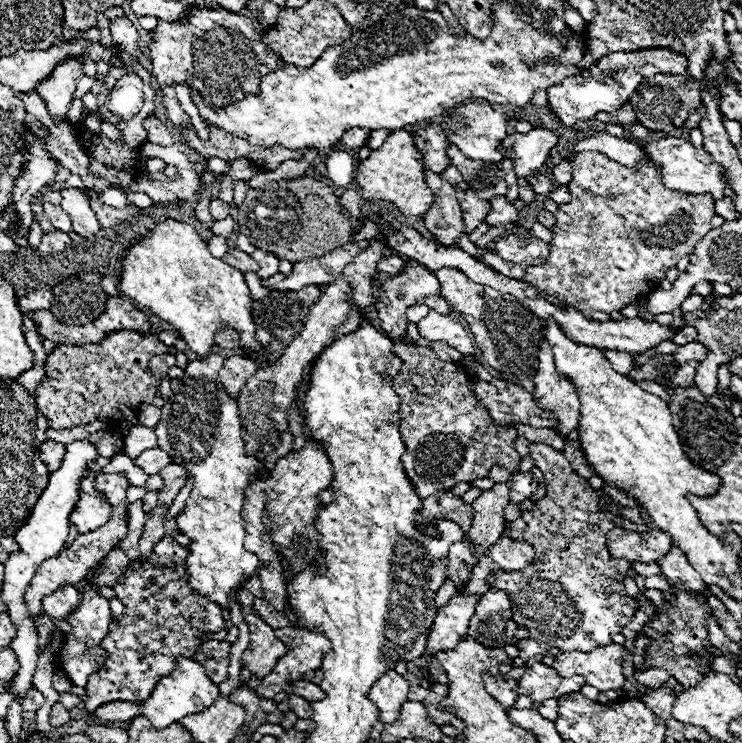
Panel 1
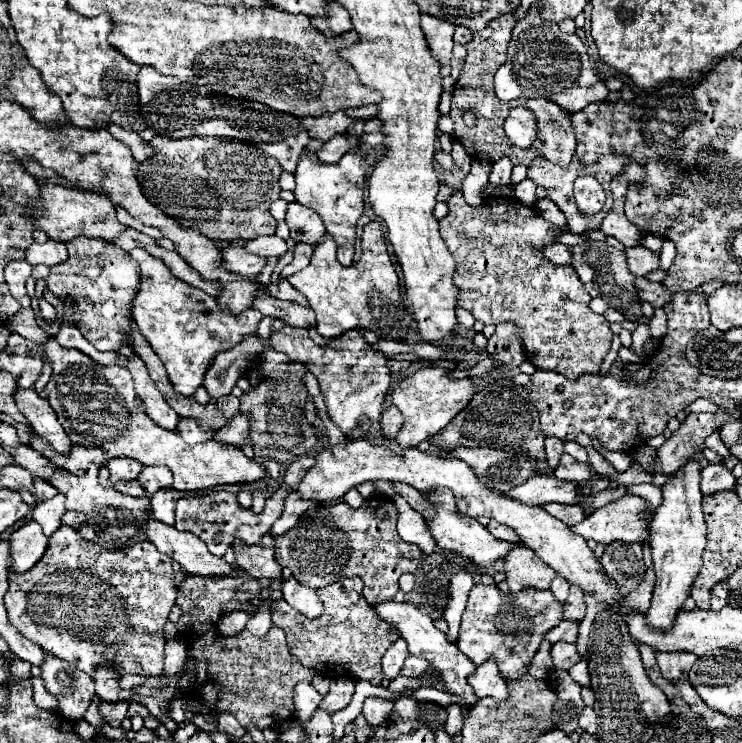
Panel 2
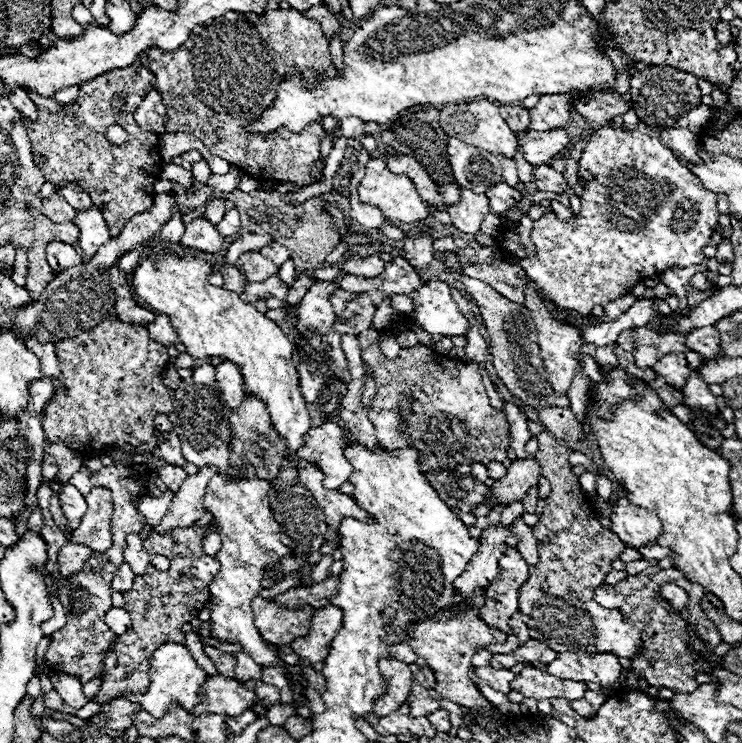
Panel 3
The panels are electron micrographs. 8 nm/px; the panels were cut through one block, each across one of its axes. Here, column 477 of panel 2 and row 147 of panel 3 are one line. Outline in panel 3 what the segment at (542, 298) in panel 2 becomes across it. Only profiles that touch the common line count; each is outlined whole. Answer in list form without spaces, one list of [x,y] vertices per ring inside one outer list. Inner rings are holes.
[[[266,10],[260,14],[224,14],[212,24],[204,24],[200,32],[192,32],[184,46],[166,52],[166,50],[146,50],[150,58],[150,72],[156,78],[156,88],[160,90],[162,104],[166,106],[166,132],[184,132],[190,134],[214,154],[224,158],[228,164],[238,166],[250,178],[262,178],[262,182],[296,182],[308,186],[320,182],[322,174],[312,180],[310,166],[320,158],[320,136],[324,134],[322,122],[312,122],[300,134],[292,134],[286,128],[276,130],[270,136],[256,136],[242,130],[244,124],[256,120],[262,110],[276,98],[276,86],[288,76],[298,74],[300,70],[326,70],[328,76],[336,74],[336,68],[328,54],[328,40],[318,22],[308,20],[298,10]]]

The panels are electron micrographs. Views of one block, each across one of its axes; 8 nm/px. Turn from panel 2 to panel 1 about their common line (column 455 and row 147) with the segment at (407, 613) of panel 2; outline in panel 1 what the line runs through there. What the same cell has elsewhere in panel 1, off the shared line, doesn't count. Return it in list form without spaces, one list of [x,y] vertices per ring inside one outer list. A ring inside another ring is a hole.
[[[662,138],[646,144],[648,158],[662,168],[662,182],[670,190],[678,190],[684,194],[712,194],[714,200],[724,196],[726,184],[722,182],[722,166],[714,162],[714,158],[704,148],[694,148],[688,140],[682,138]]]

